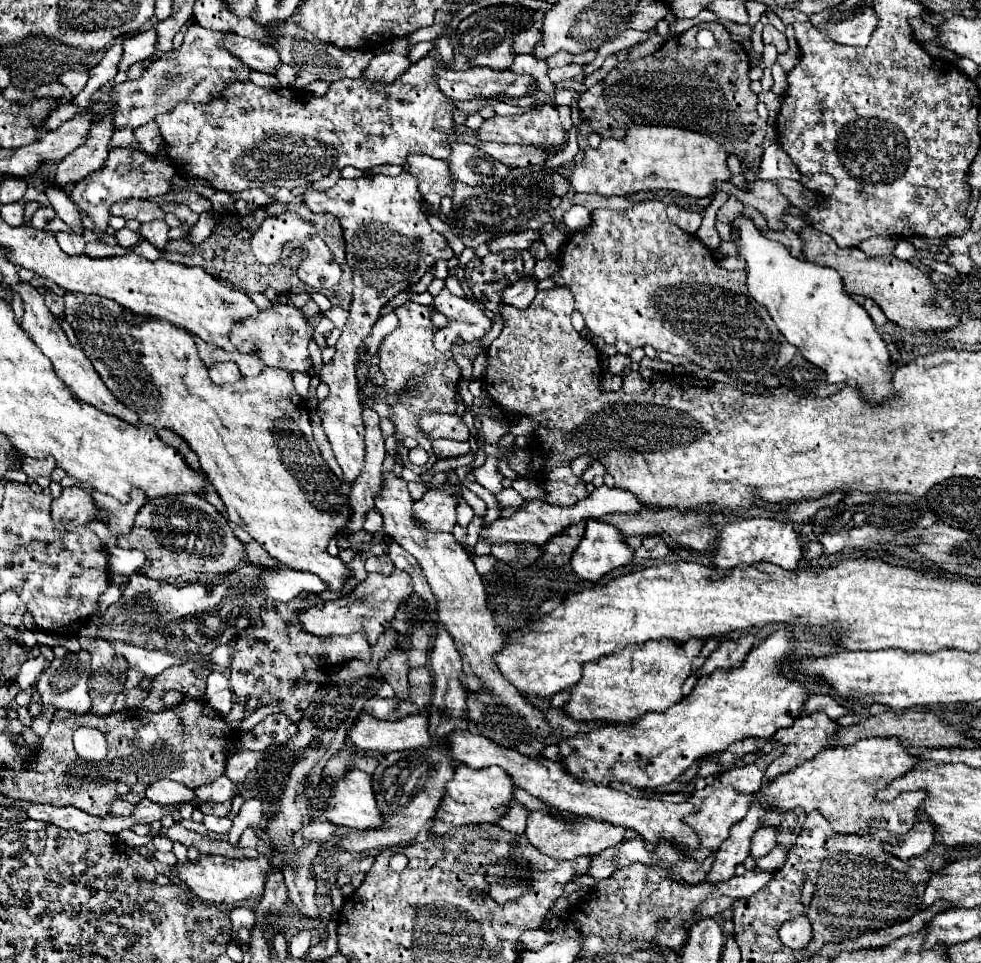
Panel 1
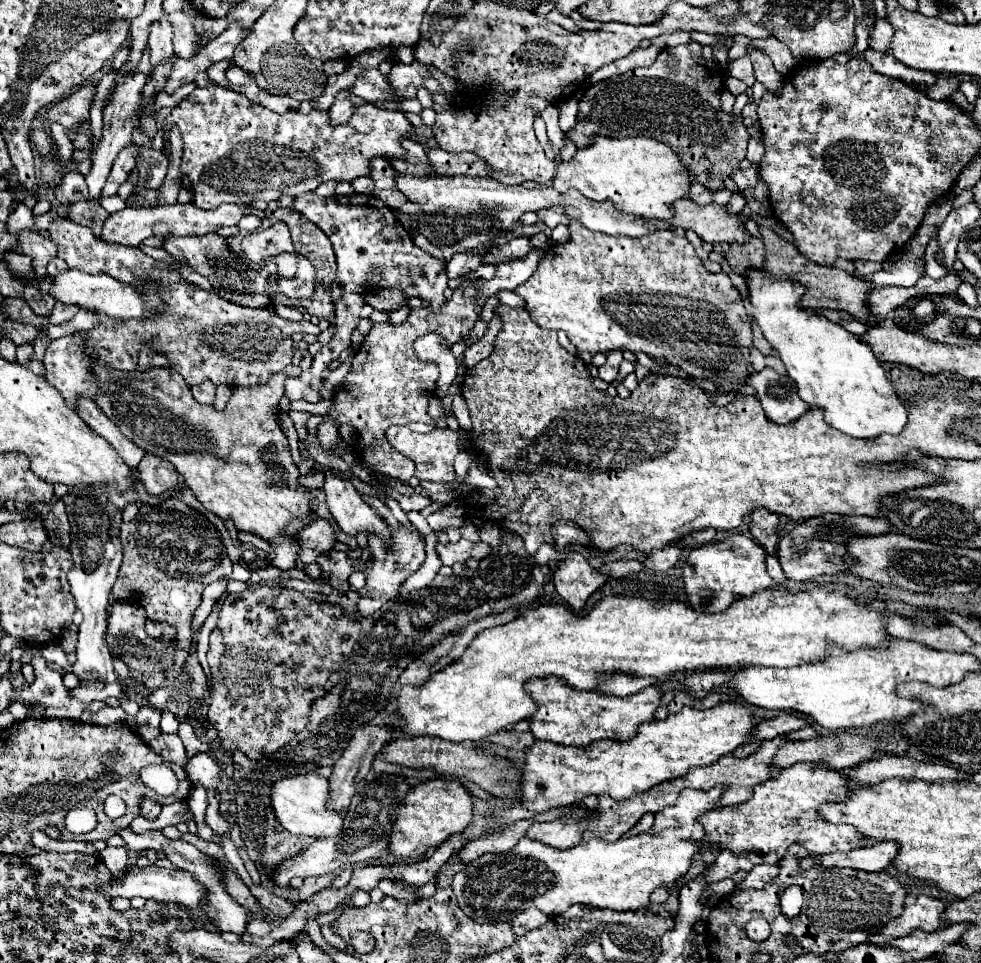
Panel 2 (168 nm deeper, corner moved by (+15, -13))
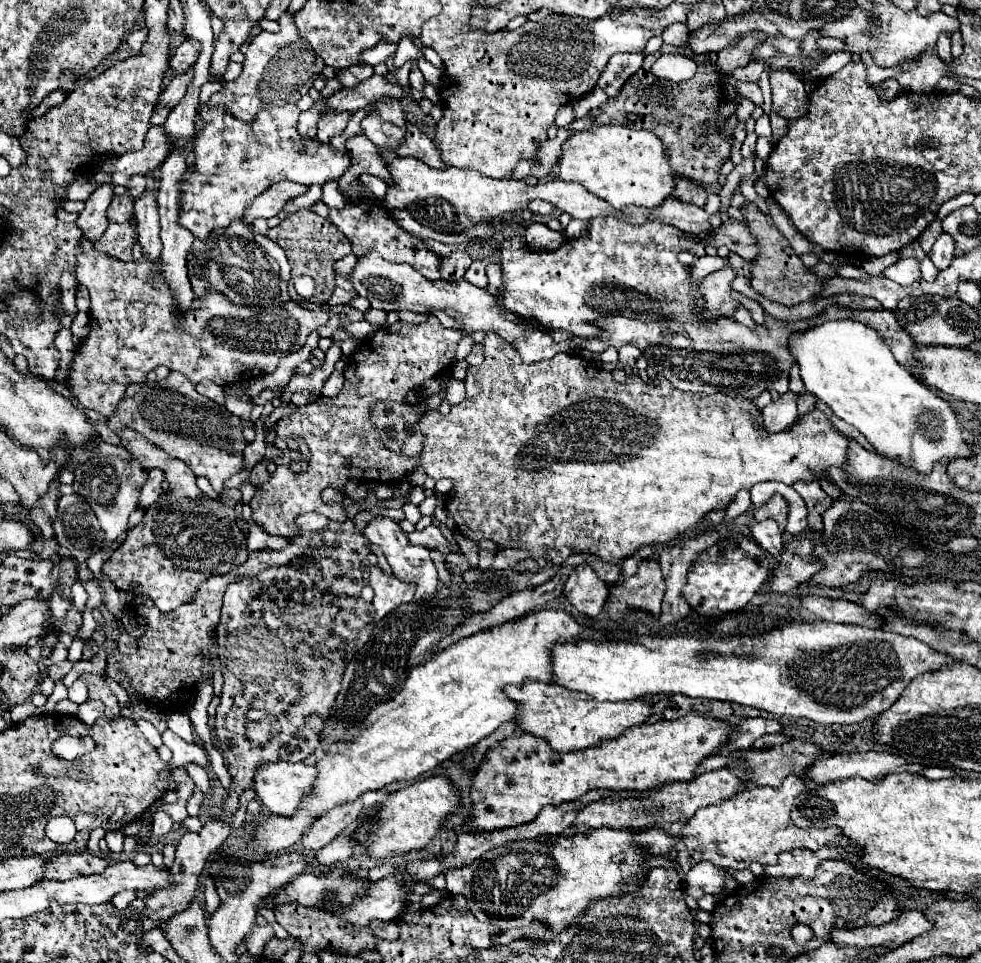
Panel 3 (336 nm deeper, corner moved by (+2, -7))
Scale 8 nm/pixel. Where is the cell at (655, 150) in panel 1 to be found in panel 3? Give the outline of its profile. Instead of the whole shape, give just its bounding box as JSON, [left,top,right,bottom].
[557,126,675,206]

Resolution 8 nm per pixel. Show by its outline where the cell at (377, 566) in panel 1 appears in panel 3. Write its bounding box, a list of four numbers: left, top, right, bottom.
[369,566,413,620]

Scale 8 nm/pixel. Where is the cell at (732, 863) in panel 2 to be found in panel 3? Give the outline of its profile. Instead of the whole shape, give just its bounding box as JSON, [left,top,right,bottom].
[685,862,727,900]

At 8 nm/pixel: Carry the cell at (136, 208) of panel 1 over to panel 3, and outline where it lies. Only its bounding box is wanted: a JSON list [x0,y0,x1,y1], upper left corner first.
[77,184,113,242]

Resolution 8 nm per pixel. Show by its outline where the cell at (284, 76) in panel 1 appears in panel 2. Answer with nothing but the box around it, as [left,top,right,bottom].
[226,66,256,86]

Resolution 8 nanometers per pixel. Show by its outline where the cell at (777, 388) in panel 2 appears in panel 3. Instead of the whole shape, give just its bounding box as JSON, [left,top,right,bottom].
[761,392,797,432]

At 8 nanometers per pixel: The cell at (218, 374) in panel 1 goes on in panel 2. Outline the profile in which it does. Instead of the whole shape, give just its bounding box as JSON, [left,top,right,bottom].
[192,380,216,404]

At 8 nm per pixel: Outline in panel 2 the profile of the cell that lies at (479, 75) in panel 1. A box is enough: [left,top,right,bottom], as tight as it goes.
[352,70,402,106]

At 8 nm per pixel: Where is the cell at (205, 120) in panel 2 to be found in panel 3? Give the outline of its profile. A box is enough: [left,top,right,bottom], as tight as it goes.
[179,104,351,240]

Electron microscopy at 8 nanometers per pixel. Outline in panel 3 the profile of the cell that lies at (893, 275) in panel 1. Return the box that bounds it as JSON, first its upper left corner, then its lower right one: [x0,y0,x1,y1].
[741,202,823,306]

